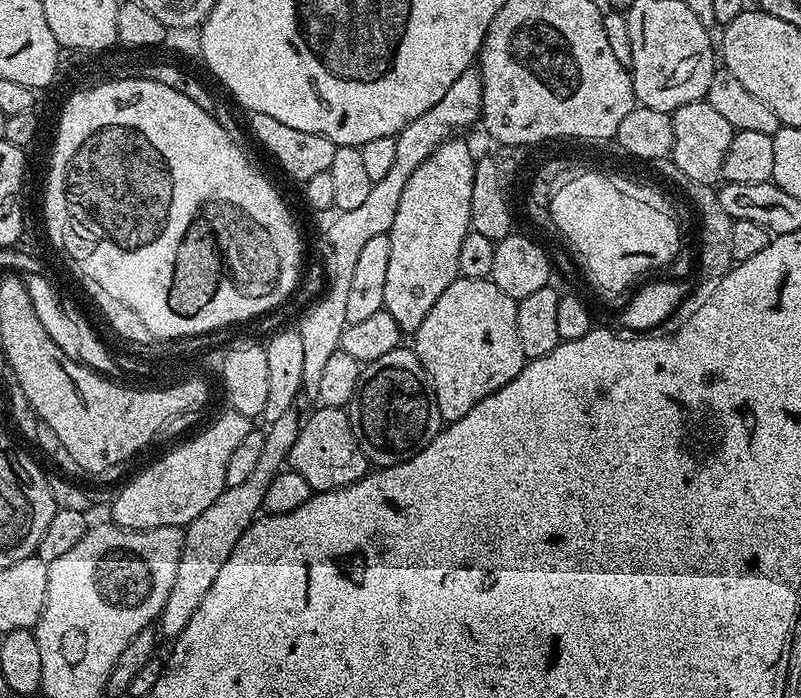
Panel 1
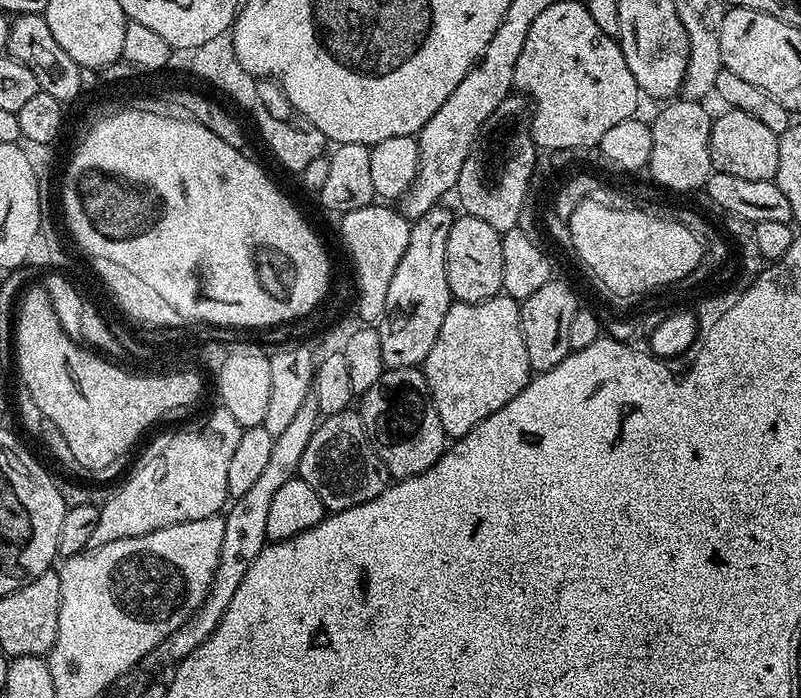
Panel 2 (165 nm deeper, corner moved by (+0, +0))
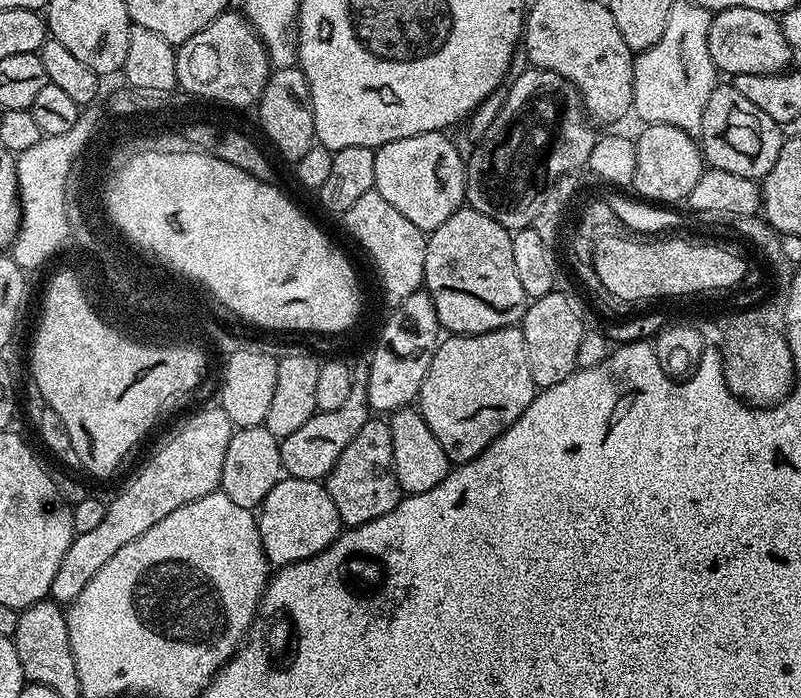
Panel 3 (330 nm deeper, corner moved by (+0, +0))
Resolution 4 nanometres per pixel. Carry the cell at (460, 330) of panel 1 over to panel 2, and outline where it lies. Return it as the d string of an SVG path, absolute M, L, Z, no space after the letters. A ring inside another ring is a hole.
M503 294L473 304L452 303L422 371L445 437L459 438L474 430L478 422L490 418L494 410L502 410L529 382L520 304Z

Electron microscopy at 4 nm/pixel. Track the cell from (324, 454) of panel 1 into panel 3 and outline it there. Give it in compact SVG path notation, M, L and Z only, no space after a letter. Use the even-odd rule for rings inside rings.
M368 419L362 430L350 438L346 450L342 450L342 458L338 458L336 465L328 472L326 487L330 498L334 498L334 506L338 506L341 525L348 528L382 518L382 514L390 514L390 510L398 506L402 489L392 465L392 443L387 419Z

